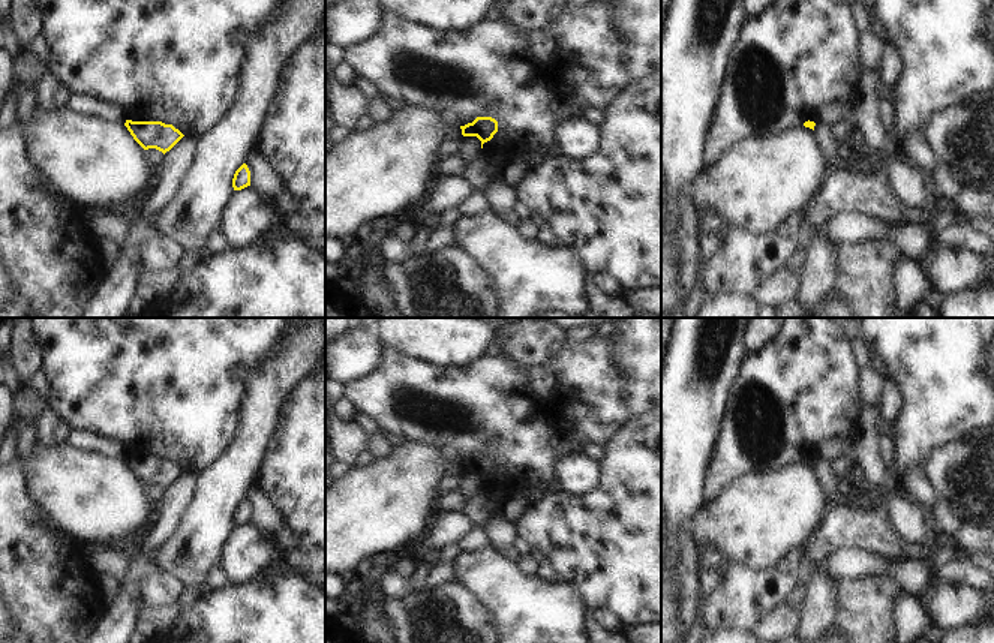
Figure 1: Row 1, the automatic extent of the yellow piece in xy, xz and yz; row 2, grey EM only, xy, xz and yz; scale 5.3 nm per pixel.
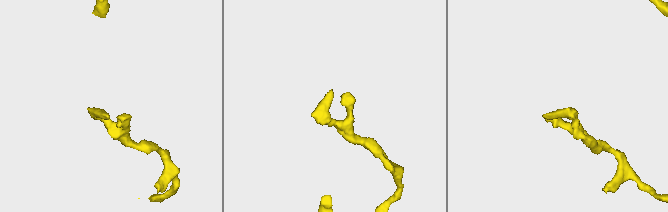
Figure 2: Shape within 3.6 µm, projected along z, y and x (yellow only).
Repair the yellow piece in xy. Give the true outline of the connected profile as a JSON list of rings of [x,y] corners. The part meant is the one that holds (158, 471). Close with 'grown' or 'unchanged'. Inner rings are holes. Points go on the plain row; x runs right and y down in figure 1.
[[[126,456],[124,462],[144,486],[156,484],[163,490],[184,472],[172,460],[165,460],[162,457]]]; unchanged

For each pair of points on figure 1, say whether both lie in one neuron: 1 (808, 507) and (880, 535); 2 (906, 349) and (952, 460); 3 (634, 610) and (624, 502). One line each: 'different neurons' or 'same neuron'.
1: different neurons
2: different neurons
3: same neuron

